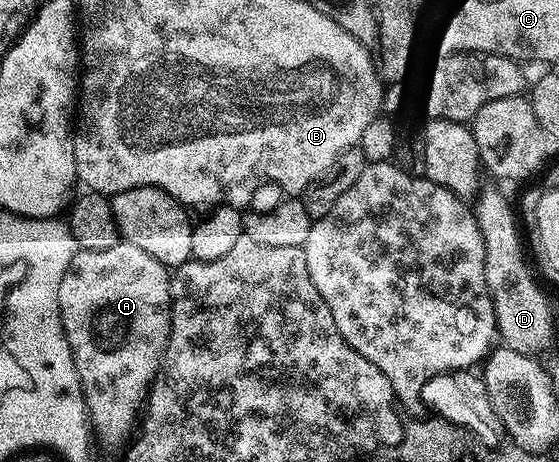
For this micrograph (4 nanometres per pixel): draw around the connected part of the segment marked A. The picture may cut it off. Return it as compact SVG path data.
M119 240L112 248L104 248L104 252L95 250L79 250L72 256L72 264L68 264L68 272L64 272L64 280L60 280L60 312L62 323L68 344L72 348L74 363L78 369L78 375L82 381L82 394L86 398L86 409L90 415L95 429L110 438L118 438L121 434L129 435L135 425L138 411L145 401L150 388L150 383L158 375L158 369L162 366L162 358L166 354L166 348L170 340L170 280L171 271L160 260L148 256L148 252L136 248L136 244Z

